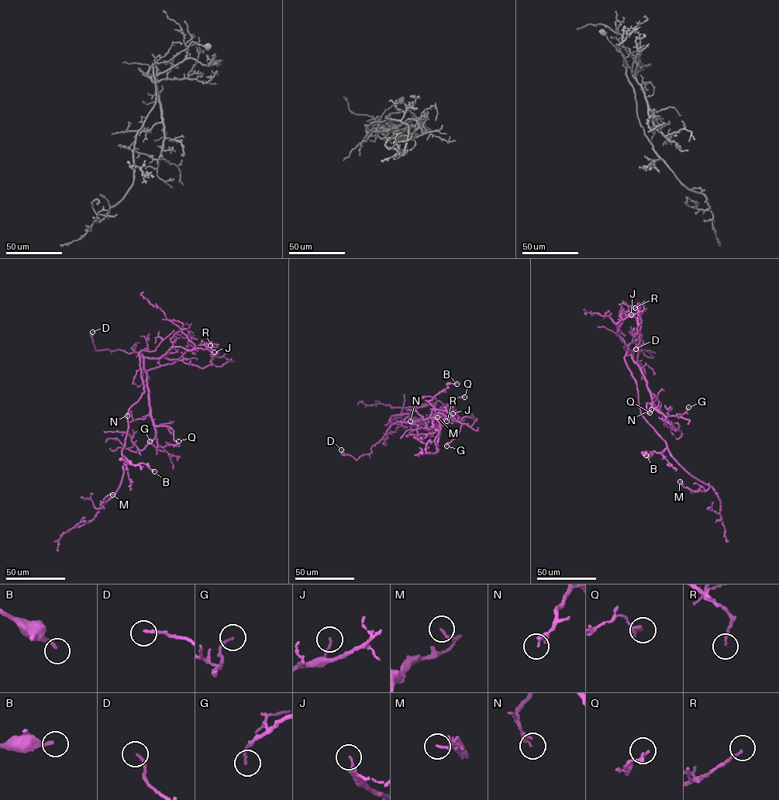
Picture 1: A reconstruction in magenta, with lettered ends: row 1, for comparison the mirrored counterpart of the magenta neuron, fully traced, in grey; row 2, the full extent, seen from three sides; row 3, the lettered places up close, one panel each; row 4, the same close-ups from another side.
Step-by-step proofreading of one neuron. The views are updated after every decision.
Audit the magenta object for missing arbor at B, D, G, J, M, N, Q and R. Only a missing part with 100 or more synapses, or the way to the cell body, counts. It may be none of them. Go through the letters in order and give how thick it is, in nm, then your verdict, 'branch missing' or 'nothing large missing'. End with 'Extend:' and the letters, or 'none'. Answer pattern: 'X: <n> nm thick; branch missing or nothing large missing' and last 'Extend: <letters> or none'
B: 200 nm thick; nothing large missing
D: 160 nm thick; nothing large missing
G: 130 nm thick; nothing large missing
J: 80 nm thick; nothing large missing
M: 120 nm thick; nothing large missing
N: 240 nm thick; nothing large missing
Q: 190 nm thick; nothing large missing
R: 120 nm thick; nothing large missing
Extend: none

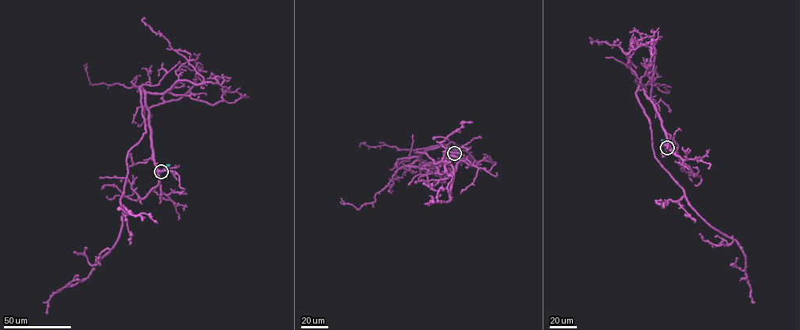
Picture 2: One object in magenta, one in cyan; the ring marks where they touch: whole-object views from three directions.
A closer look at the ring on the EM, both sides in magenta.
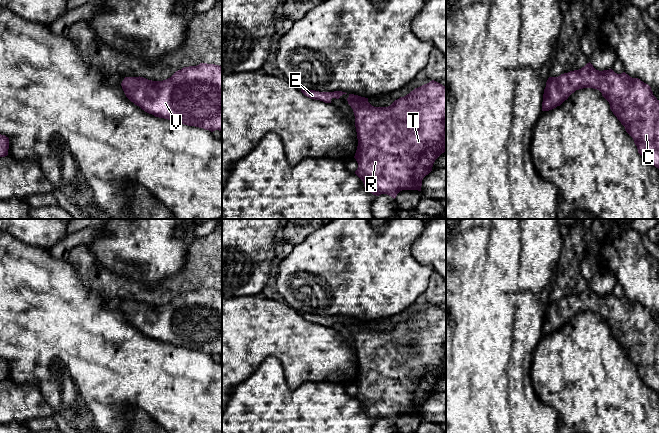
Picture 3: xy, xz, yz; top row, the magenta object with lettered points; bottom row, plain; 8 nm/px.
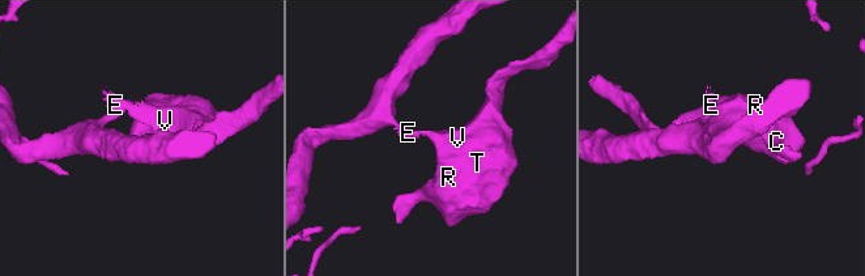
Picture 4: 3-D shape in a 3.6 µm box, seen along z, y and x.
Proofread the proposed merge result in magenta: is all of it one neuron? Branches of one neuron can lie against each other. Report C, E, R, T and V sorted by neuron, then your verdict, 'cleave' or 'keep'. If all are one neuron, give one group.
C R T V / E; cleave

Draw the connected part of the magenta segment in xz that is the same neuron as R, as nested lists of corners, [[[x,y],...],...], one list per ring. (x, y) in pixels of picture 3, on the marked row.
[[[432,80],[388,107],[374,107],[368,98],[361,96],[350,99],[348,104],[354,112],[358,139],[355,174],[363,181],[365,189],[373,195],[387,194],[394,199],[402,190],[421,191],[423,178],[432,171],[435,160],[446,152],[446,87]]]

